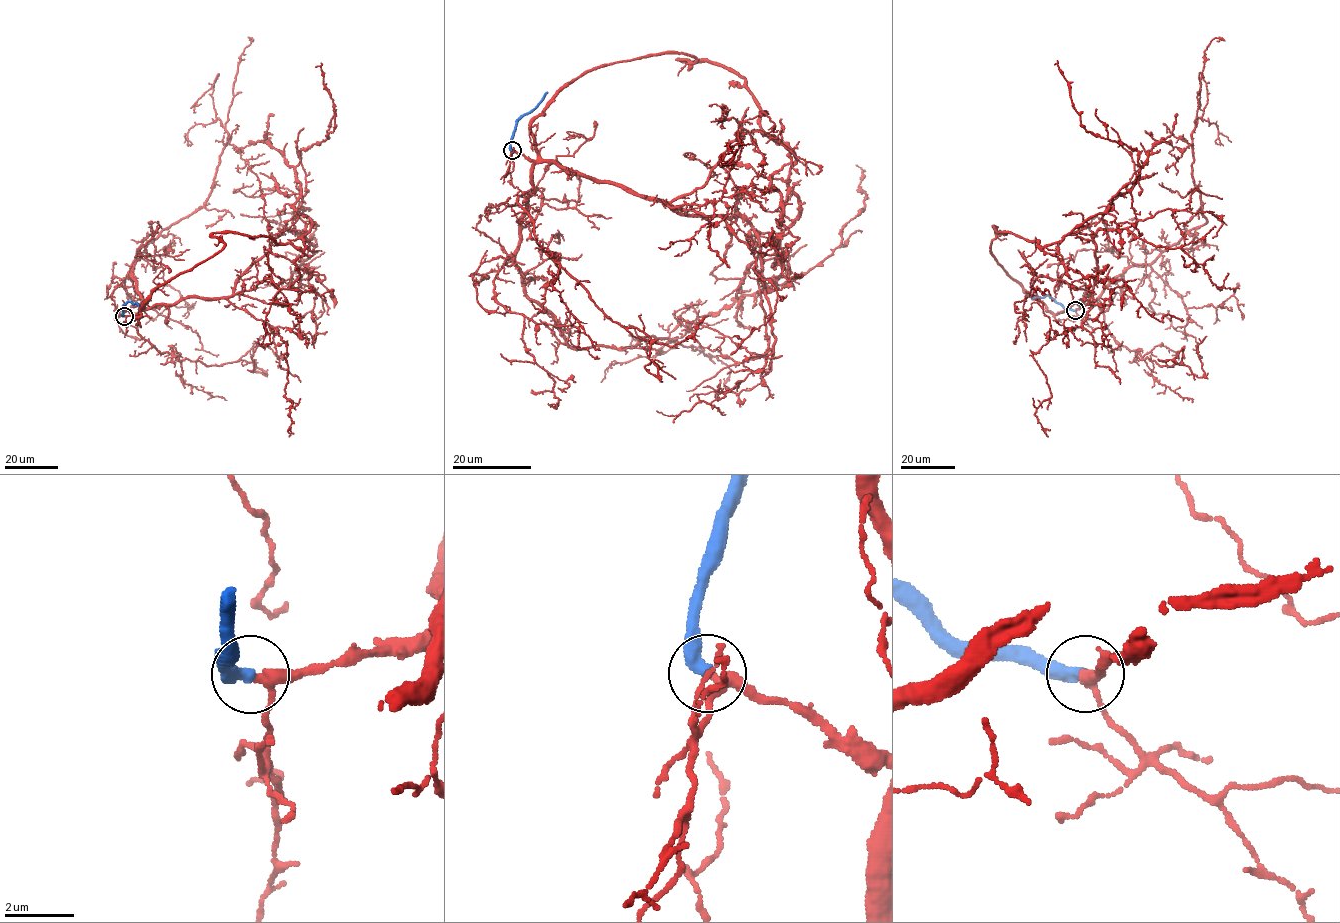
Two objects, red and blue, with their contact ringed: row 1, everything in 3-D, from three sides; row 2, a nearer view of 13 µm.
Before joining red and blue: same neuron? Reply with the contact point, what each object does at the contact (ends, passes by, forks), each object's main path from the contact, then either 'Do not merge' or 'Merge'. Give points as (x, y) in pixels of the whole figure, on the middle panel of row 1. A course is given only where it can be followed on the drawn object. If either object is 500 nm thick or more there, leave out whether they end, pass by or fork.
Place: (512, 150). At the ring red passes by. At the ring blue ends. Course of red: (512, 150), (536, 189), (522, 286), (577, 348), (681, 338), (818, 266), (864, 207), (856, 164). Course of blue: (511, 150), (516, 122), (547, 92). Merge

